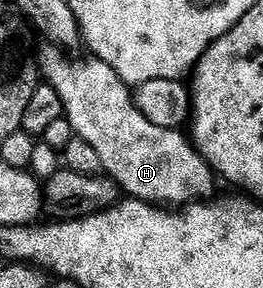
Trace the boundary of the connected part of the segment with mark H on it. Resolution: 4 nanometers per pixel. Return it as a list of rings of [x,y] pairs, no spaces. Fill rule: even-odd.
[[[47,48],[47,51],[42,55],[38,55],[37,61],[39,63],[39,69],[41,71],[41,78],[46,85],[50,86],[52,90],[55,91],[56,98],[59,99],[59,103],[63,106],[63,112],[67,119],[67,122],[71,126],[71,133],[74,137],[85,140],[85,144],[89,144],[89,148],[93,148],[93,152],[97,152],[97,156],[101,156],[101,164],[103,165],[103,174],[110,178],[111,181],[116,182],[119,186],[120,191],[128,199],[134,200],[136,202],[145,202],[149,206],[156,208],[183,208],[186,202],[199,202],[195,204],[203,204],[206,198],[211,198],[215,194],[215,182],[217,183],[217,175],[214,170],[212,170],[209,163],[202,156],[199,155],[198,150],[195,149],[194,145],[189,141],[188,135],[186,138],[186,133],[180,132],[178,130],[162,130],[154,126],[149,120],[145,120],[143,113],[137,108],[135,103],[135,95],[133,93],[132,87],[125,85],[119,76],[113,72],[113,68],[109,68],[104,62],[98,60],[90,60],[91,62],[85,64],[83,62],[71,63],[69,59],[63,58],[67,57],[64,51],[59,48]]]

